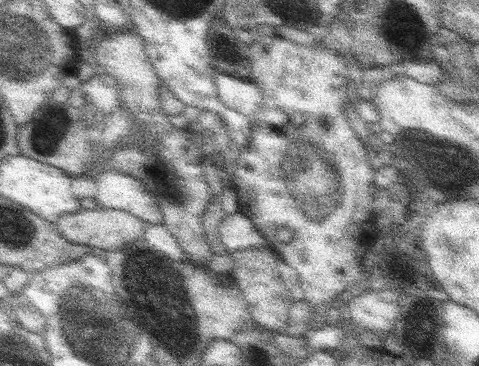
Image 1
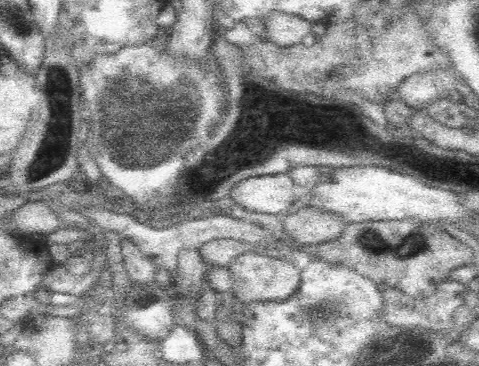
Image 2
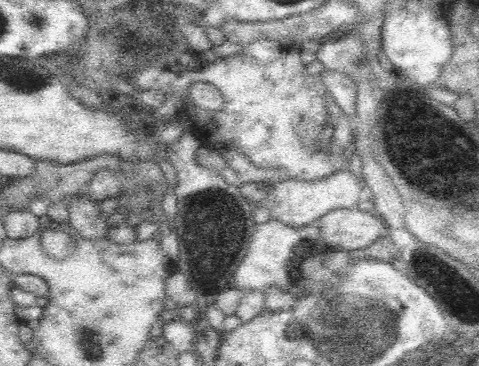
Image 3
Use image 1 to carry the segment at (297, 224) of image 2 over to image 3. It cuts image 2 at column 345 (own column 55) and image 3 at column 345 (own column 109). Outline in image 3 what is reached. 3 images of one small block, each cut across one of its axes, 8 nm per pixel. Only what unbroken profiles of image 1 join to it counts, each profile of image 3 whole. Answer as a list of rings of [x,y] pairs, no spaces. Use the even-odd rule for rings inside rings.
[[[360,208],[354,210],[330,210],[320,220],[320,234],[326,244],[332,244],[340,250],[360,250],[376,242],[386,230],[386,222]]]

